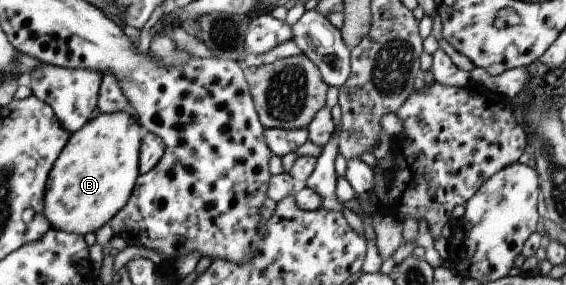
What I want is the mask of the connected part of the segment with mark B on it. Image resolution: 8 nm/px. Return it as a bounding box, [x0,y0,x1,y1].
[43,111,143,236]

